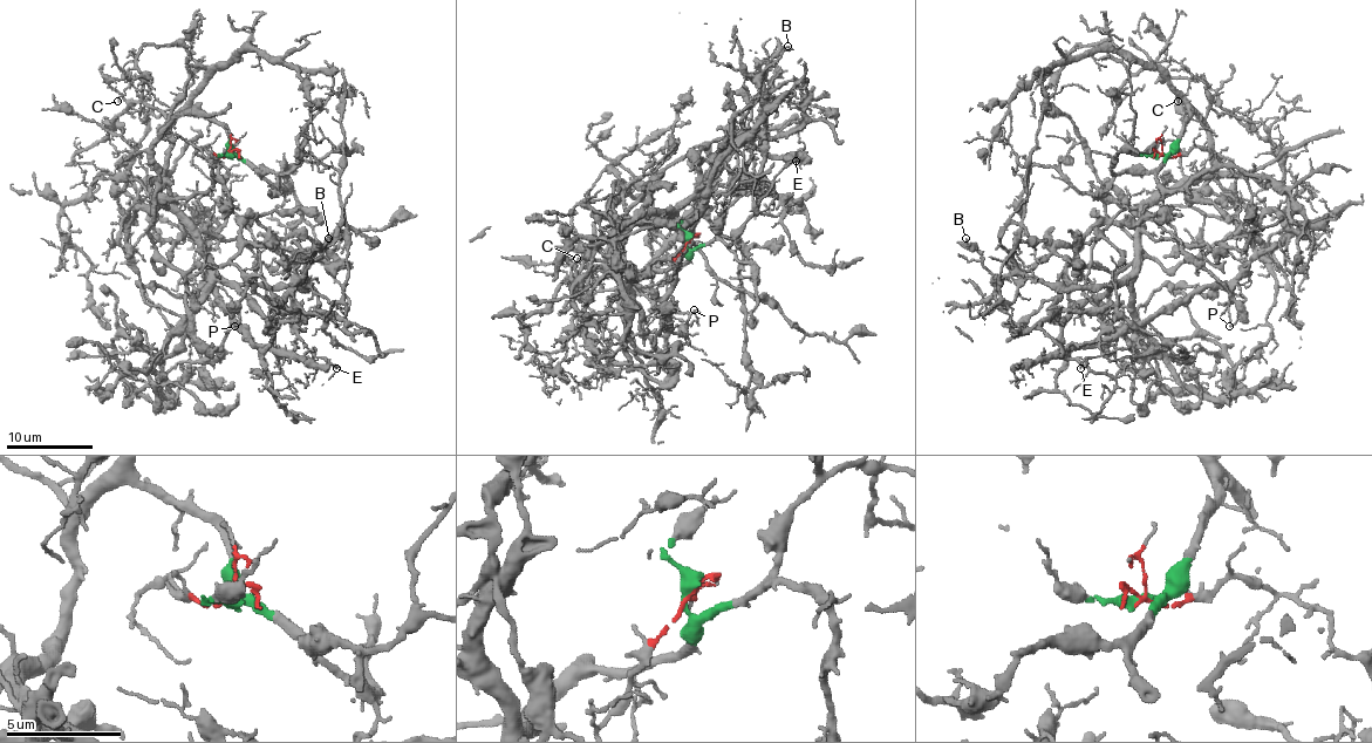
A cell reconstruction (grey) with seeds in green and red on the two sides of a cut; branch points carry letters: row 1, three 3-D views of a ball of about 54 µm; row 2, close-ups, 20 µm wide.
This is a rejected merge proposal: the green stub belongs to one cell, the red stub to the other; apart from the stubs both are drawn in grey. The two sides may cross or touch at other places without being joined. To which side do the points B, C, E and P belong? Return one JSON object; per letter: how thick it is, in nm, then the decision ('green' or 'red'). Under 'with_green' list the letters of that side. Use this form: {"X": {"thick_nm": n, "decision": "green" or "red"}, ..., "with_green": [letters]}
{"B": {"thick_nm": 160, "decision": "green"}, "C": {"thick_nm": 120, "decision": "green"}, "E": {"thick_nm": 130, "decision": "red"}, "P": {"thick_nm": 140, "decision": "red"}, "with_green": ["B", "C"]}

